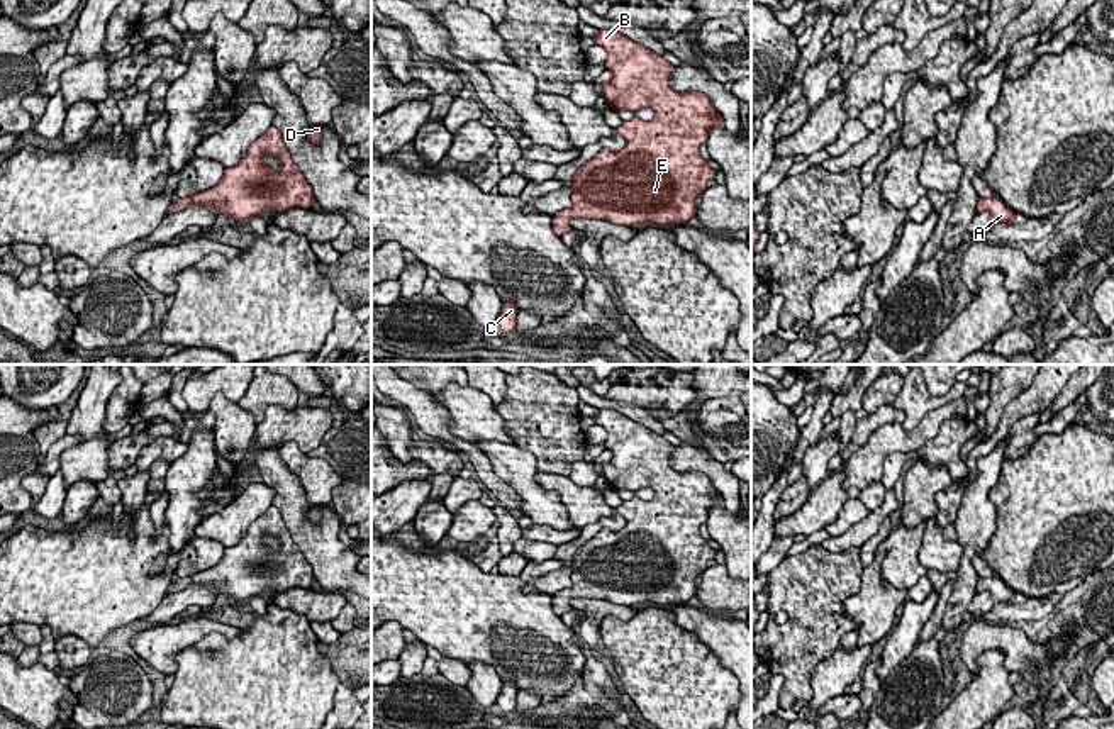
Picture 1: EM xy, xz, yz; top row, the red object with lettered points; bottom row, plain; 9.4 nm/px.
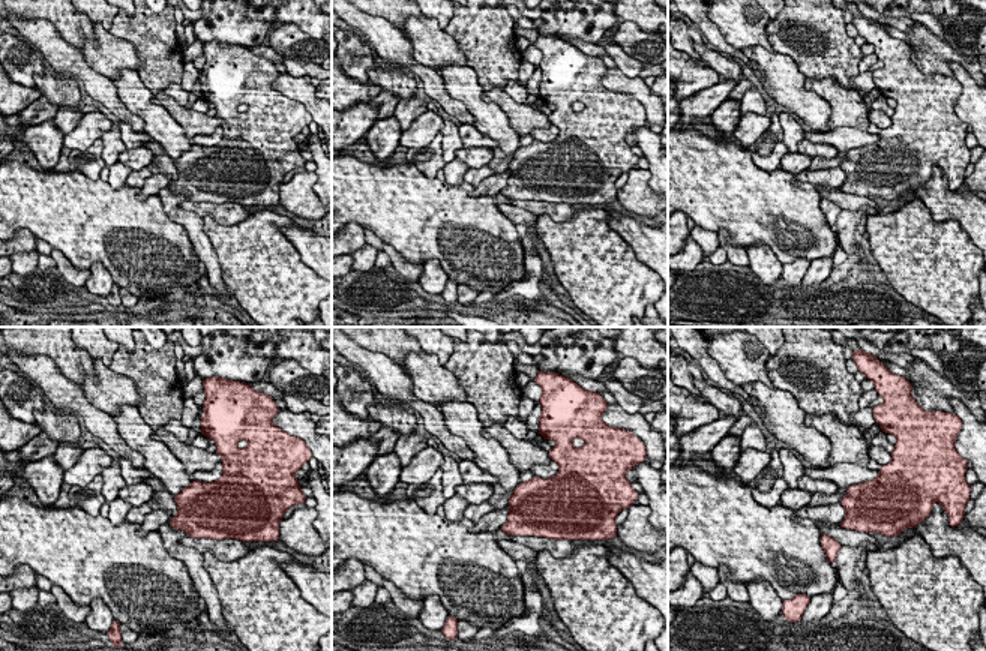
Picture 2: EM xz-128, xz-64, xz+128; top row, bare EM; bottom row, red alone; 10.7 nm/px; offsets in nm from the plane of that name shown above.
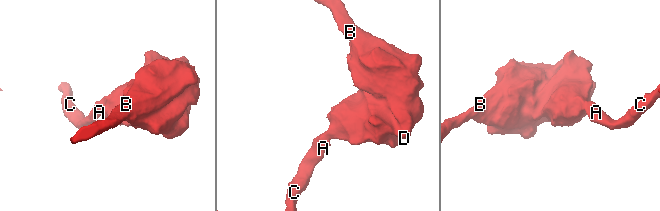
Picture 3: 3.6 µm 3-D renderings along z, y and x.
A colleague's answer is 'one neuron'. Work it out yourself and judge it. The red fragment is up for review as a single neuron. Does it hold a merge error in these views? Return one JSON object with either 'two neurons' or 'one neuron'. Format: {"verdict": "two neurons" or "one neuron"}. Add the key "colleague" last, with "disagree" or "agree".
{"verdict": "one neuron", "colleague": "agree"}

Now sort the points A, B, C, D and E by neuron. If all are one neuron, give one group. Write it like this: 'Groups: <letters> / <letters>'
Groups: A B C D E

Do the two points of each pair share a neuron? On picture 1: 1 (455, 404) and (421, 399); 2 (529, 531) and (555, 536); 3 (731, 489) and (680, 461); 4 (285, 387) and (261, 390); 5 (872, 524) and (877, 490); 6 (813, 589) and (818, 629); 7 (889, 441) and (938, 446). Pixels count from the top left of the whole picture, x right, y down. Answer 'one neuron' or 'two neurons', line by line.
1: two neurons
2: one neuron
3: one neuron
4: one neuron
5: two neurons
6: one neuron
7: two neurons

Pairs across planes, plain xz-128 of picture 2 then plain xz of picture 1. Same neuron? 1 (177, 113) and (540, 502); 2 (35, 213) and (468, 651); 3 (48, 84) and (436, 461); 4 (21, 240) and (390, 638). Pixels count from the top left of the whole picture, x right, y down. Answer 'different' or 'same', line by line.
1: different
2: same
3: same
4: same

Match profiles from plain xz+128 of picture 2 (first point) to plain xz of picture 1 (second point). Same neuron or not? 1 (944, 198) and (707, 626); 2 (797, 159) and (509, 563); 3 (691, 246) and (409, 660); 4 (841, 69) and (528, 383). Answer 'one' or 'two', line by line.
1: one
2: one
3: two
4: one

